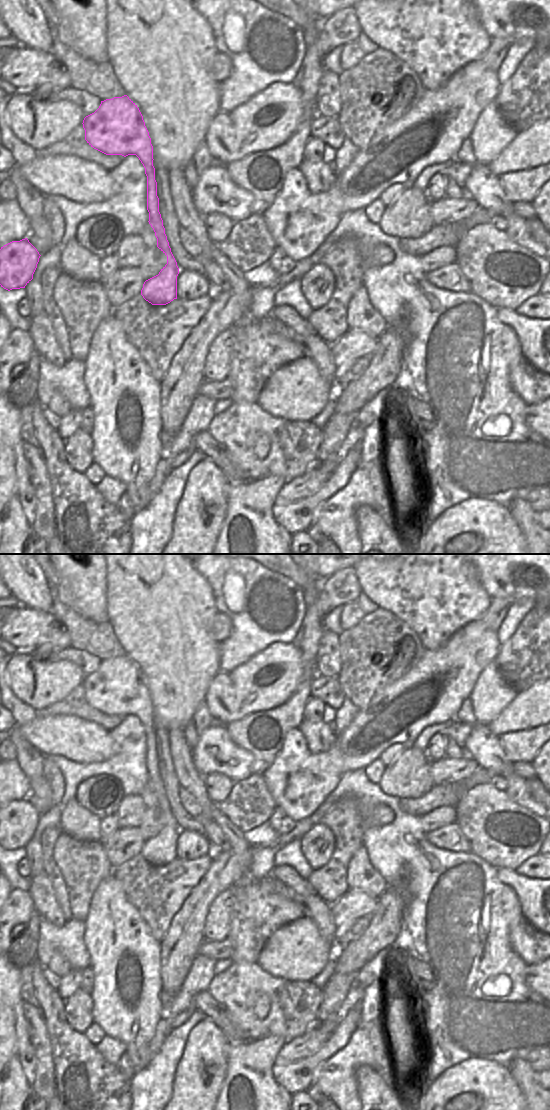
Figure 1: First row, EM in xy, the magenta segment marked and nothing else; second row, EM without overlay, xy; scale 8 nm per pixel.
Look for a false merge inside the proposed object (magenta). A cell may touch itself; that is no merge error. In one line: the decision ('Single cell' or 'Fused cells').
Single cell

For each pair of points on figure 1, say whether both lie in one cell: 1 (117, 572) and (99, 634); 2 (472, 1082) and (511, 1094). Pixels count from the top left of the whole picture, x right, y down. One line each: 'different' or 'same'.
1: different
2: same

